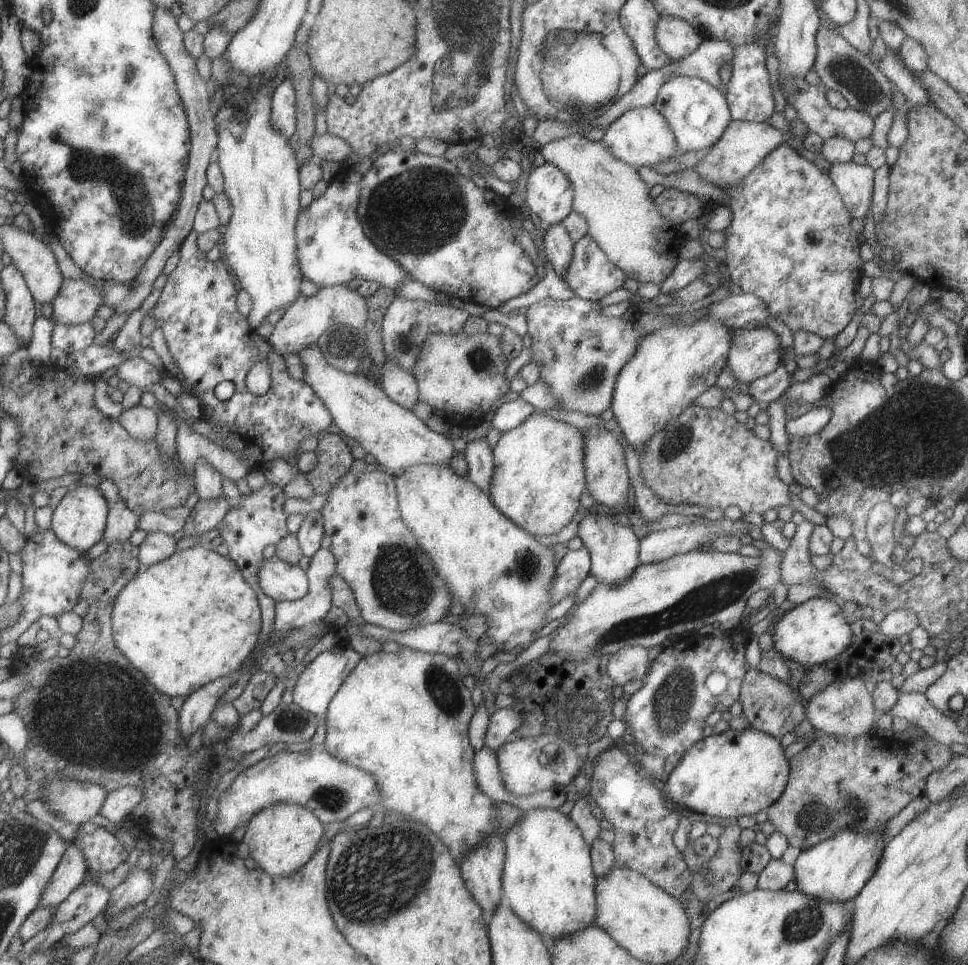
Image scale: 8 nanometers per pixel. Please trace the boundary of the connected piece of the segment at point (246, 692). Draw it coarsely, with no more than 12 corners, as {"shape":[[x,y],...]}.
{"shape":[[253,673],[241,694],[232,700],[242,716],[257,710],[277,677]]}

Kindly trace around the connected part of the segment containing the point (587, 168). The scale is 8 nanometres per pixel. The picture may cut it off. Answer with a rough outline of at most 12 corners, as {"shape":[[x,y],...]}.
{"shape":[[579,133],[545,143],[586,234],[661,284],[684,240],[636,168]]}

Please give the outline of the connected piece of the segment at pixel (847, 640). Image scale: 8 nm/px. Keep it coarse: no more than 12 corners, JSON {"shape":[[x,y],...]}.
{"shape":[[811,597],[777,617],[772,647],[802,667],[851,644],[844,612]]}

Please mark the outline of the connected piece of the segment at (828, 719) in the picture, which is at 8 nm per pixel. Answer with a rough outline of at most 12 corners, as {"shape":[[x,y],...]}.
{"shape":[[857,677],[804,699],[814,730],[837,738],[869,734],[872,694]]}

